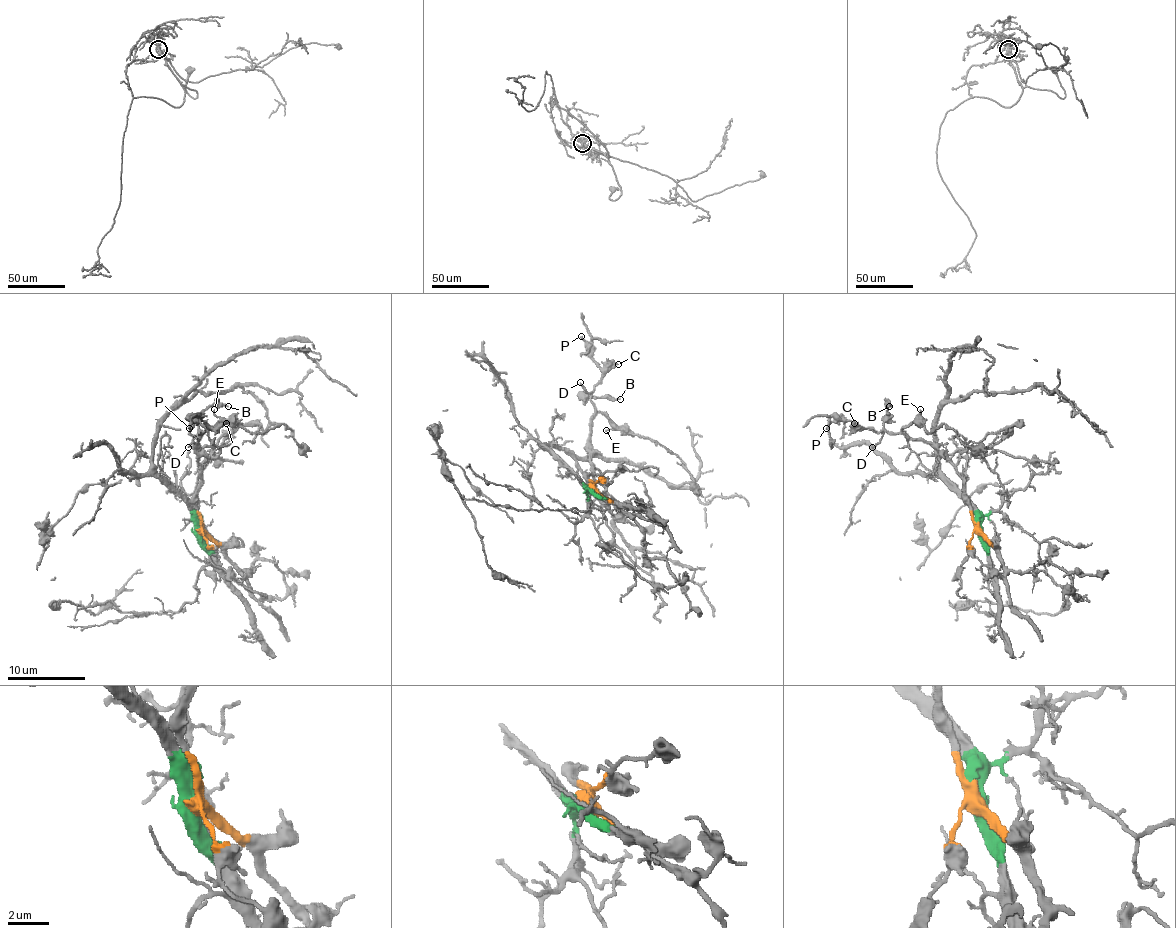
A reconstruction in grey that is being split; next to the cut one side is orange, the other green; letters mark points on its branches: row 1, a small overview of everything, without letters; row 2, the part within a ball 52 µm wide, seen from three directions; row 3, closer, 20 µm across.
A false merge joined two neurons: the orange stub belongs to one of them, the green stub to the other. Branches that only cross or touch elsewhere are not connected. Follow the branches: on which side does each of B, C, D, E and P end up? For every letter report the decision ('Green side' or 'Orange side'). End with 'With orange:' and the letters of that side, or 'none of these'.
B: Orange side
C: Orange side
D: Orange side
E: Orange side
P: Orange side
With orange: B, C, D, E, P

